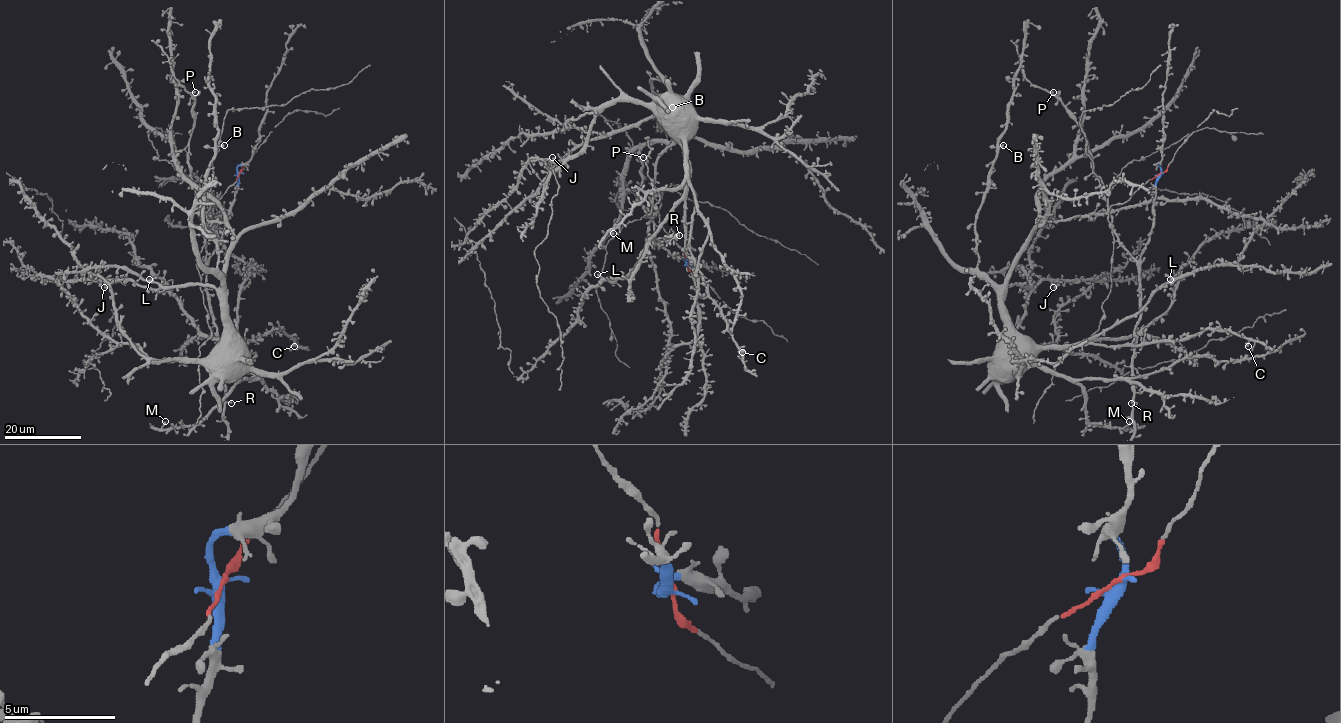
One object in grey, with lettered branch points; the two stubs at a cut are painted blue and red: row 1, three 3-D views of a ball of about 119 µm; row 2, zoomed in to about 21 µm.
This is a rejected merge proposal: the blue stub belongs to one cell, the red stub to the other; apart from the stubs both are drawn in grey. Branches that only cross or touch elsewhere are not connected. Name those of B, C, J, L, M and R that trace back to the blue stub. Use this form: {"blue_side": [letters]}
{"blue_side": ["R"]}

